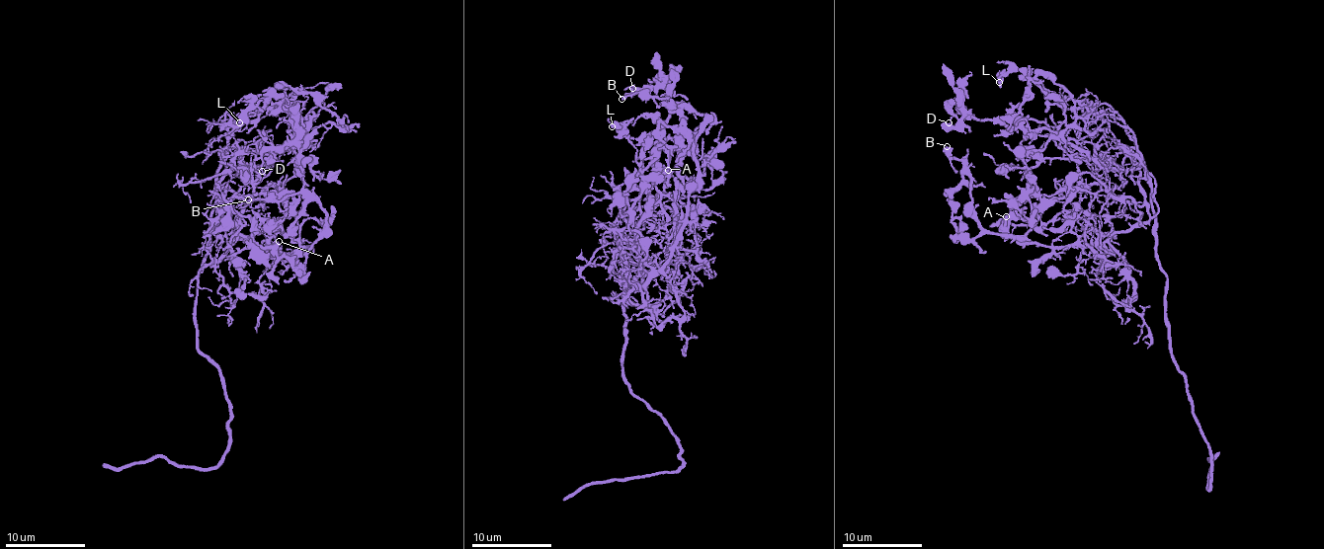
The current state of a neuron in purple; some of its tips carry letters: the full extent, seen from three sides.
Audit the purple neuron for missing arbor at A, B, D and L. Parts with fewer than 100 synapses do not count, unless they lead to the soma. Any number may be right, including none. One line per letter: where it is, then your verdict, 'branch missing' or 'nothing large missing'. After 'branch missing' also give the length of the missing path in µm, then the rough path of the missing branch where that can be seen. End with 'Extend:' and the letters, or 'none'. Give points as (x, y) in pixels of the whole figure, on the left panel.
A: place (279, 241); nothing large missing
B: place (248, 199); nothing large missing
D: place (262, 171); nothing large missing
L: place (239, 122); nothing large missing
Extend: none

